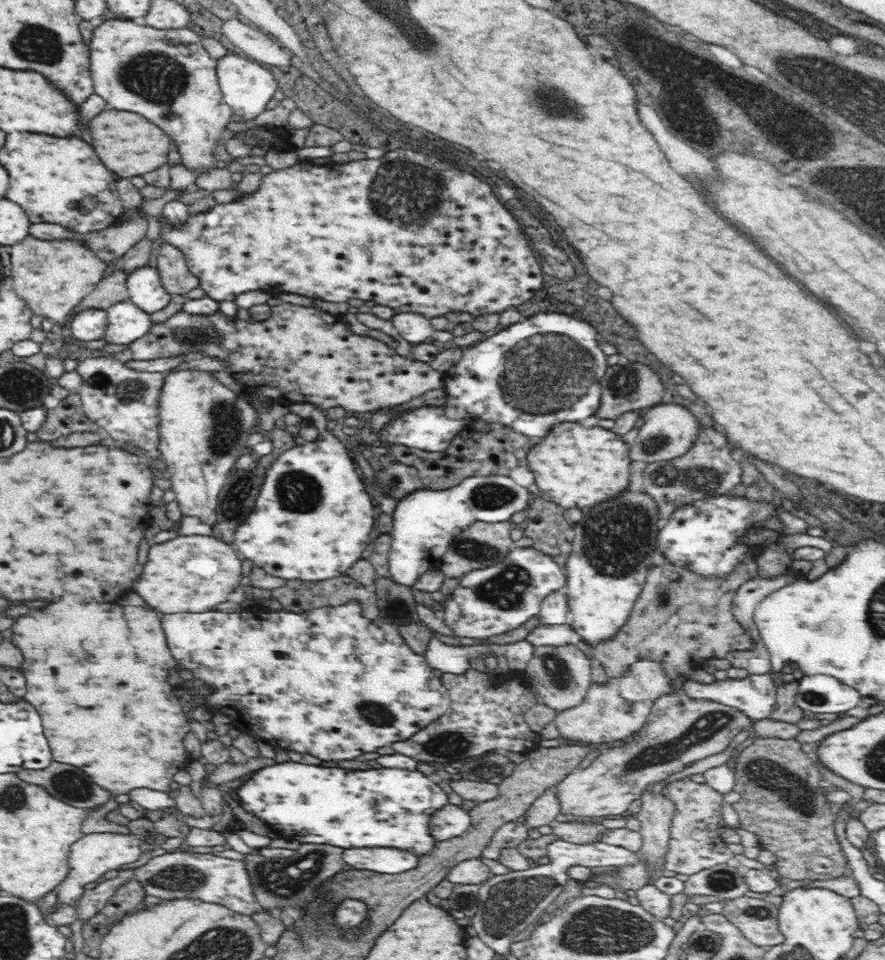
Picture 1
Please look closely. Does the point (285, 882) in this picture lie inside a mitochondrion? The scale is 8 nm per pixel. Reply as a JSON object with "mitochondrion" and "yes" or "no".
{"mitochondrion":"yes"}

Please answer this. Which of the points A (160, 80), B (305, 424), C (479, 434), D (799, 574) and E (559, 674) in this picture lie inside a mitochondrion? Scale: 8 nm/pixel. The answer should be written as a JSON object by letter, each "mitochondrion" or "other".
{"A":"mitochondrion","B":"other","C":"other","D":"other","E":"mitochondrion"}

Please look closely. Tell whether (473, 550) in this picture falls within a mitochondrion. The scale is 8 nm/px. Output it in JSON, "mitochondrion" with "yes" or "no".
{"mitochondrion":"yes"}

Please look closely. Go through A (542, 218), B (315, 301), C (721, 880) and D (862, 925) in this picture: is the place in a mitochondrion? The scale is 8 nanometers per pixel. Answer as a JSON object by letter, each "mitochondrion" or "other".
{"A":"other","B":"other","C":"mitochondrion","D":"other"}

